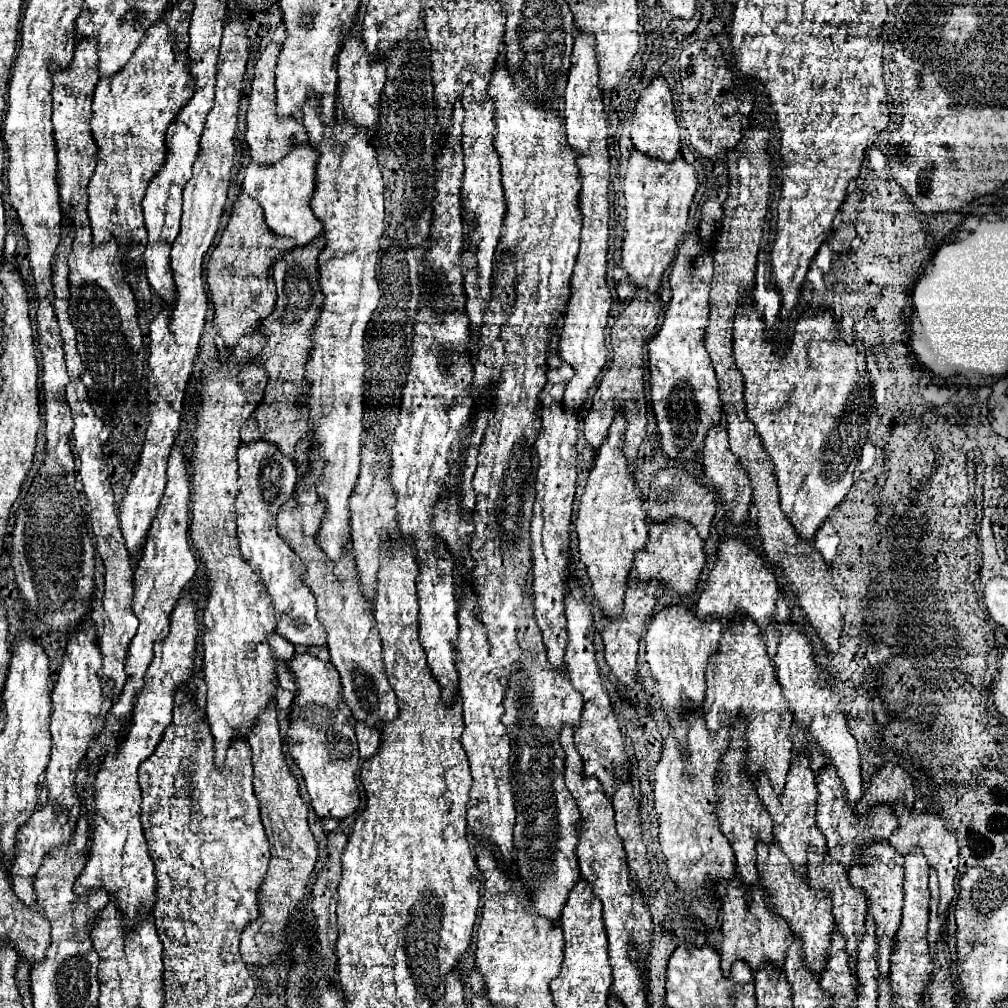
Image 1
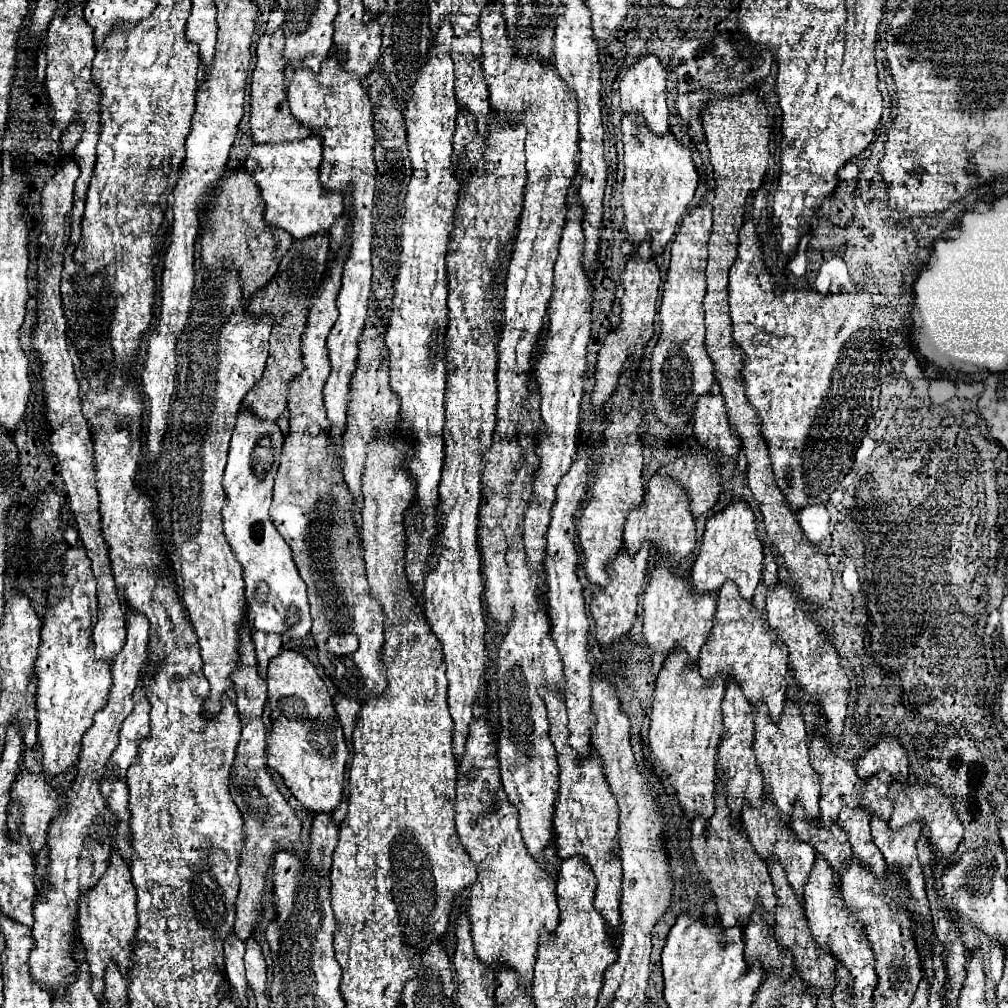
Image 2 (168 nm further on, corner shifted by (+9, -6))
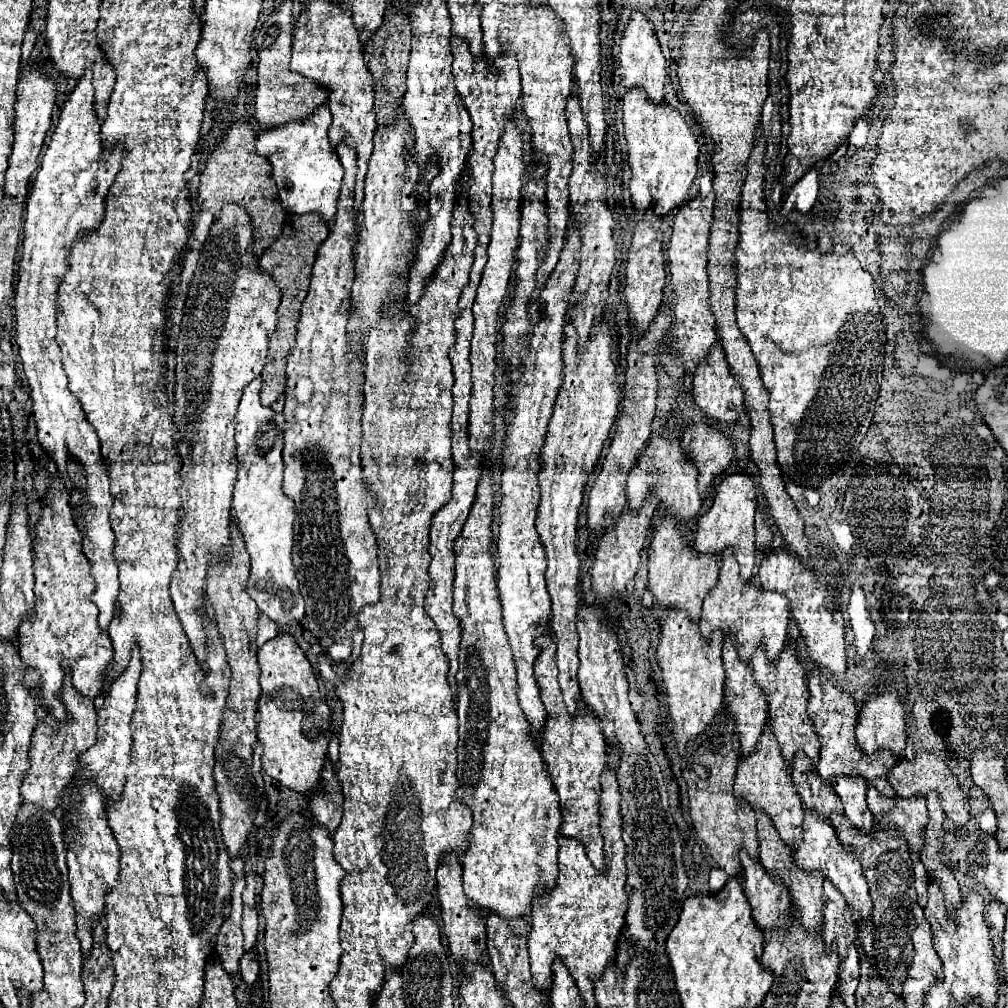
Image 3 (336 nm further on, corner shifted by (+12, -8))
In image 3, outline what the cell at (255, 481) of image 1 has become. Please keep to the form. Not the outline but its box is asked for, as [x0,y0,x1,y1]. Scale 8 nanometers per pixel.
[232,378,304,624]

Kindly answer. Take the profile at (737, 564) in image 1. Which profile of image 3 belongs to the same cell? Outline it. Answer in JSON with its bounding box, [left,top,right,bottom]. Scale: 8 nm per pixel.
[694,474,756,580]

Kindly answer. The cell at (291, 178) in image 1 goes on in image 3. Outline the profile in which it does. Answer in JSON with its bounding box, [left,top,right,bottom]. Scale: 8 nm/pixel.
[256,102,344,220]

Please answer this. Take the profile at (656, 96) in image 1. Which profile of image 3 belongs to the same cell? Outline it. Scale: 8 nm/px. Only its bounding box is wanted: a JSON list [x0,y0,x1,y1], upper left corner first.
[620,12,666,104]

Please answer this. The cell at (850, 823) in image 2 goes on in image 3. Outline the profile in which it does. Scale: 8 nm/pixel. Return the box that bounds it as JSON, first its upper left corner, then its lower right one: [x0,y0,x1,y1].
[832,776,872,832]

